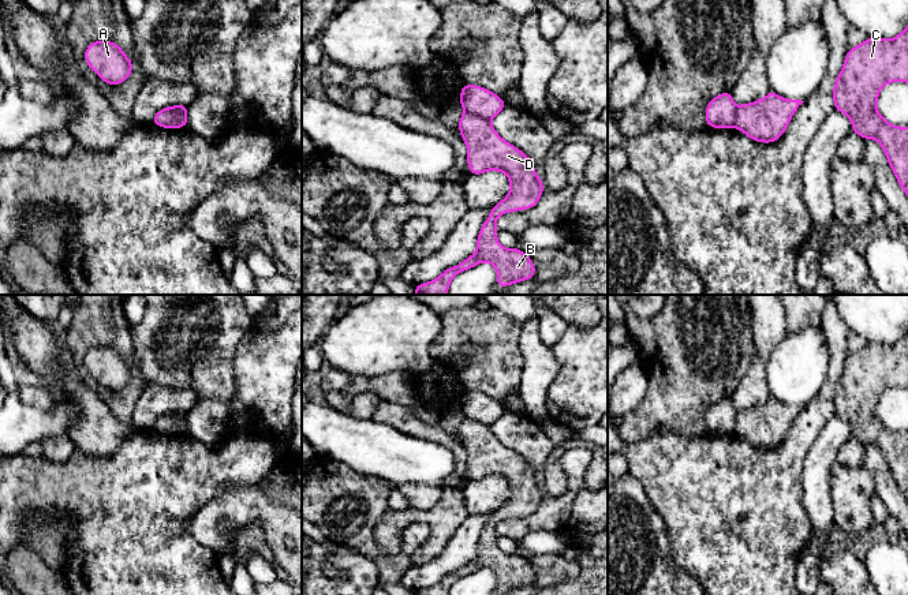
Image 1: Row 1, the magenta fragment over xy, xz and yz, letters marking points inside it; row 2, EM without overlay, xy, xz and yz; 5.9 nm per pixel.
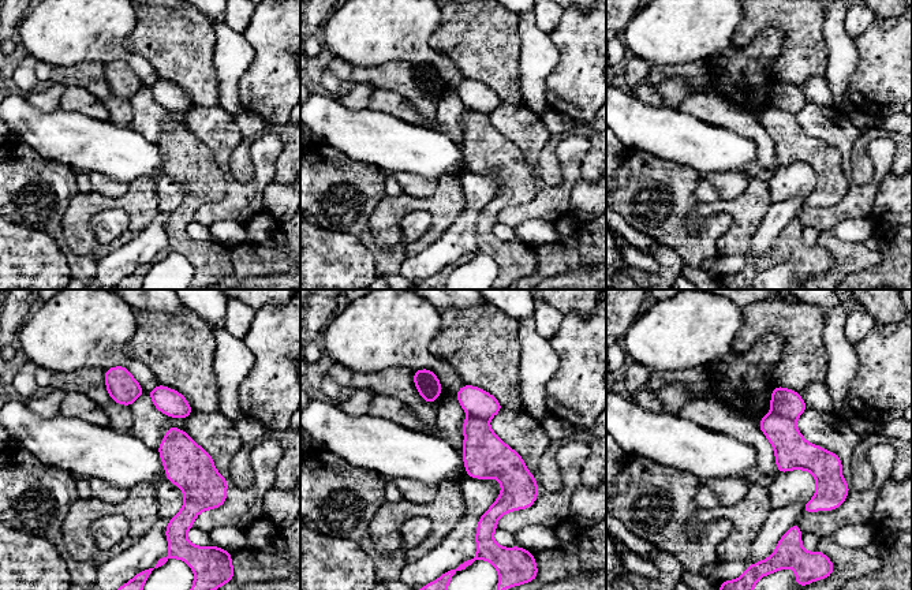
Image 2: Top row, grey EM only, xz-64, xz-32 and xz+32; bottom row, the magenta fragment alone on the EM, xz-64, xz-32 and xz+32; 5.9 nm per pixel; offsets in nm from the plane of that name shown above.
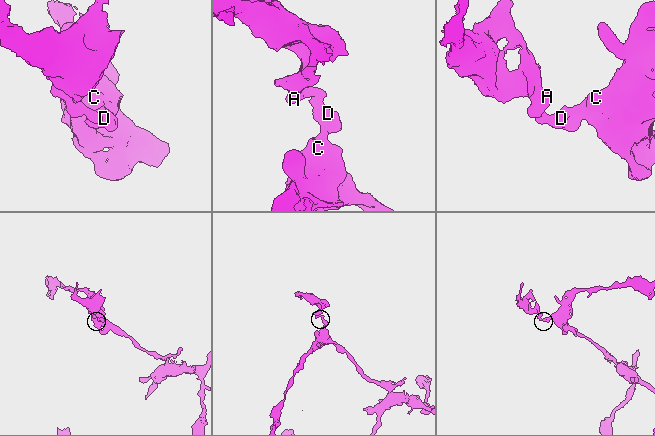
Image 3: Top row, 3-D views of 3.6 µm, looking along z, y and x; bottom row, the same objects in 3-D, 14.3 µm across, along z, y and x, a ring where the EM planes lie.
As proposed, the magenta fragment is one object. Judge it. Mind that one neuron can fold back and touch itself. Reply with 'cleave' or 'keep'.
cleave

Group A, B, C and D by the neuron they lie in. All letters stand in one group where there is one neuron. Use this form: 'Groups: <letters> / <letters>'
Groups: A / B C D

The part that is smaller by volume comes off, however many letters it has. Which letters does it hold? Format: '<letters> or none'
A

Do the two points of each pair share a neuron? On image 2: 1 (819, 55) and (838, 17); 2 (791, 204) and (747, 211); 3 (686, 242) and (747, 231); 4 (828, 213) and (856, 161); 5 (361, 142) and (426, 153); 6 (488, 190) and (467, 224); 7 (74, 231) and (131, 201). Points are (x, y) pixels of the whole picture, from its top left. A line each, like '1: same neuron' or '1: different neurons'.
1: different neurons
2: different neurons
3: different neurons
4: different neurons
5: same neuron
6: different neurons
7: same neuron

